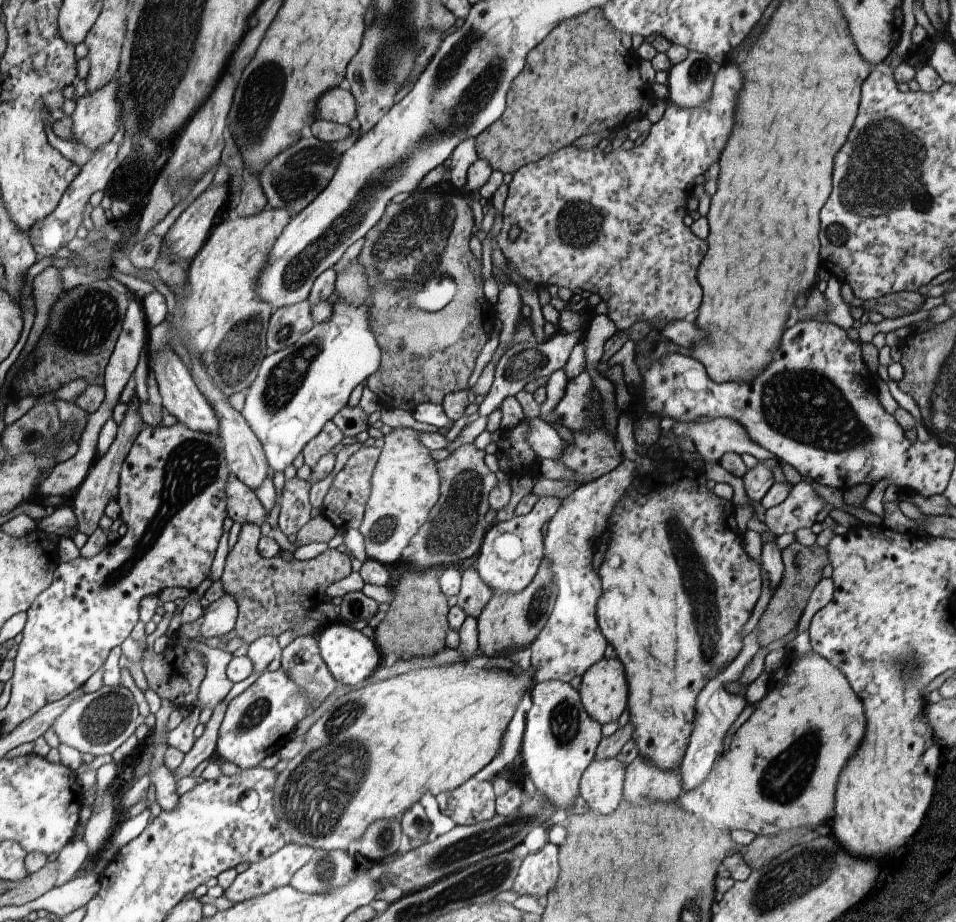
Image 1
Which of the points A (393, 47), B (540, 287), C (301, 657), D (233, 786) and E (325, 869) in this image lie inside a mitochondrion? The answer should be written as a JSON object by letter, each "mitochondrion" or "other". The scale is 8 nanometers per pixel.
{"A":"mitochondrion","B":"other","C":"mitochondrion","D":"other","E":"mitochondrion"}

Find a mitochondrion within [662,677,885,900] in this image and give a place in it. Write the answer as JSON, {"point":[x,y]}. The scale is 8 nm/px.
{"point":[786,777]}

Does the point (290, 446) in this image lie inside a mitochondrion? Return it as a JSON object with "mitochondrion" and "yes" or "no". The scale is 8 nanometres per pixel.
{"mitochondrion":"no"}

